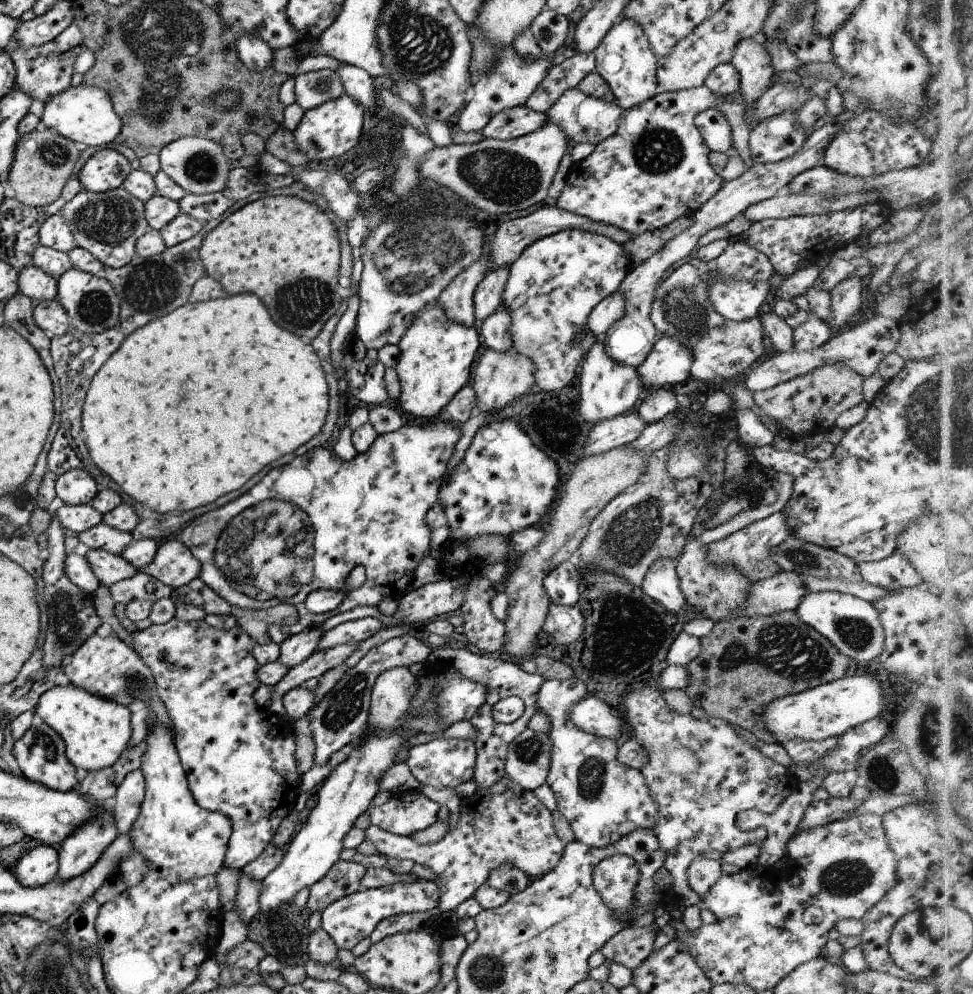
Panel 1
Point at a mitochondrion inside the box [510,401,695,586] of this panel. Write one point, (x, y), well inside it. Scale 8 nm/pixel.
(631, 534)

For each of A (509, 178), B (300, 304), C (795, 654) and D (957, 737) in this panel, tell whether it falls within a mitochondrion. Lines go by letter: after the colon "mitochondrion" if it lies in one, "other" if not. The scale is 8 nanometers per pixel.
A: mitochondrion
B: mitochondrion
C: mitochondrion
D: mitochondrion

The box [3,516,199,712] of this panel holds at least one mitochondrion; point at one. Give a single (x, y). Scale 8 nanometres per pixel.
(67, 626)

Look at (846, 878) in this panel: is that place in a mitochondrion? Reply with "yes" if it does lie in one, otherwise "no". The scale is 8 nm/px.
yes

